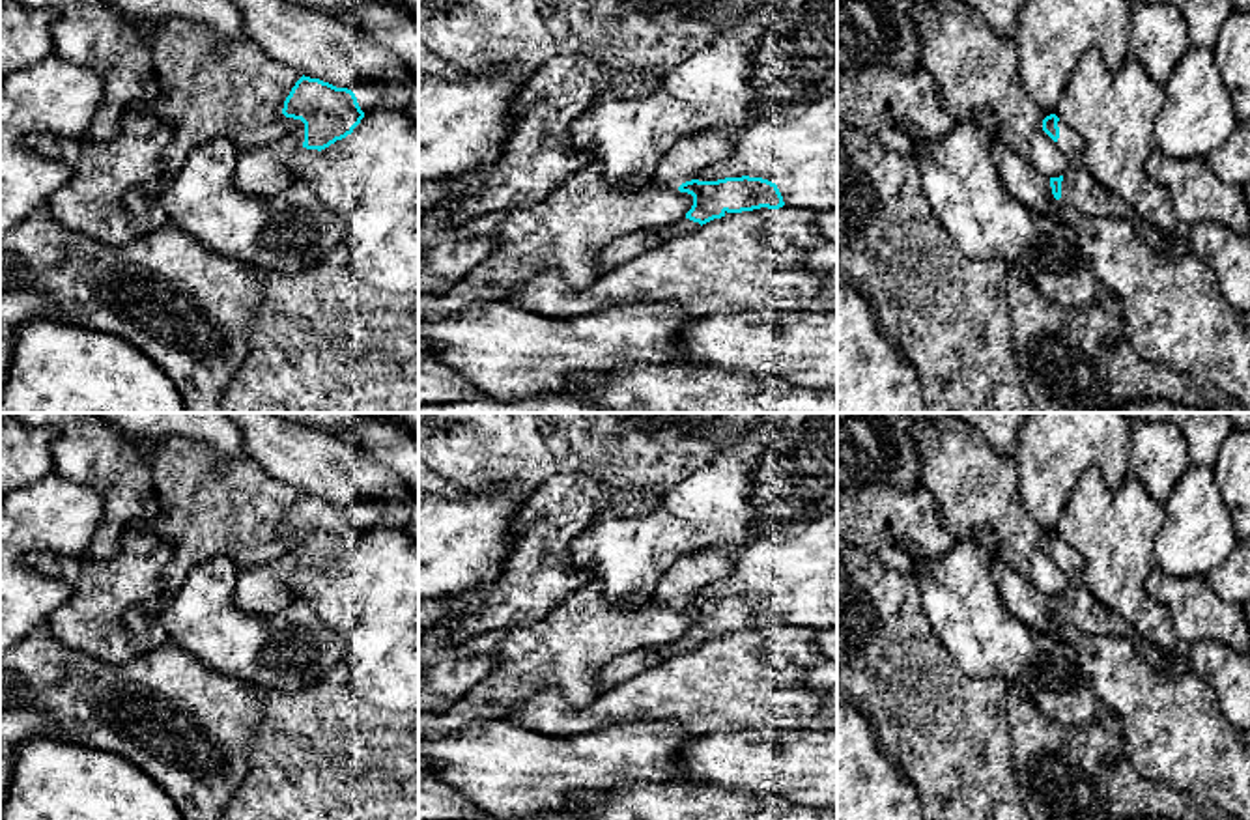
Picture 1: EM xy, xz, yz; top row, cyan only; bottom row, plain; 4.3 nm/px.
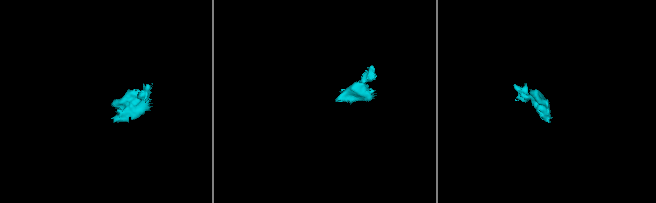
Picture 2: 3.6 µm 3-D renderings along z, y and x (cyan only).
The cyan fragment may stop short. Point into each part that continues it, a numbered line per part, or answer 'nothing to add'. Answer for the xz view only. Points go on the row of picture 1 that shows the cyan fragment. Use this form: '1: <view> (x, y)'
1: xz (688, 157)

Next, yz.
1: yz (1022, 180)

